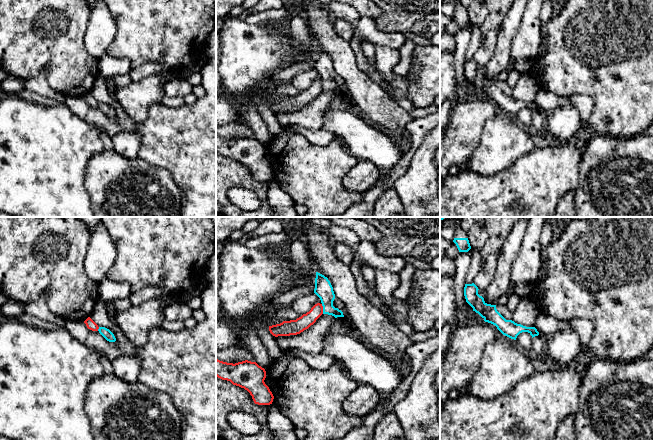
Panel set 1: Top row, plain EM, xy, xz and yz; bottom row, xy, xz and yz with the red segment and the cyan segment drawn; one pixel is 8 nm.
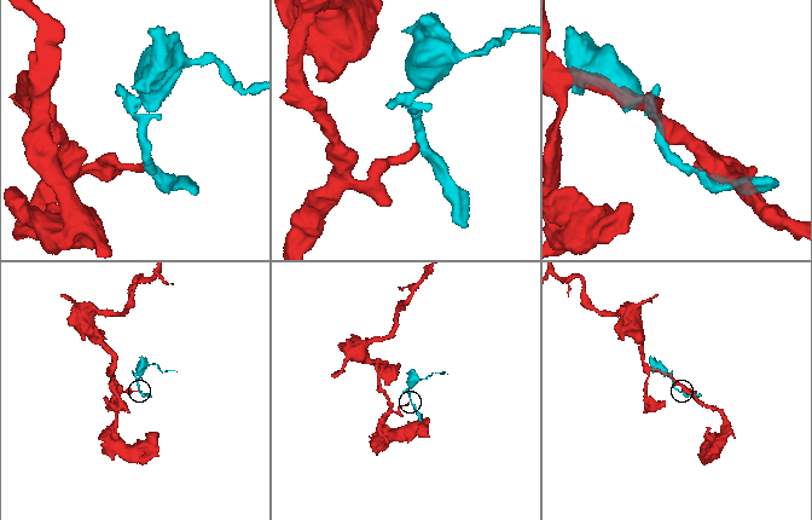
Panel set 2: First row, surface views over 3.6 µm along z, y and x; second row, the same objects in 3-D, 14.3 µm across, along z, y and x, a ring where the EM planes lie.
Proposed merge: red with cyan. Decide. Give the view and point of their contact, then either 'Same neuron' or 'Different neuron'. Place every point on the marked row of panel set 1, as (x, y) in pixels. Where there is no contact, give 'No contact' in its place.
Touches red at xz (322, 309). Different neuron

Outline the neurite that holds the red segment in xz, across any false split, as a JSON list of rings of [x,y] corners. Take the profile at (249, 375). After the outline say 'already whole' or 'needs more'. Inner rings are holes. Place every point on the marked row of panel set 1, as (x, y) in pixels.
[[[216,359],[216,376],[247,390],[255,404],[270,405],[274,396],[265,384],[266,371],[256,362],[248,360],[227,363]]]; already whole

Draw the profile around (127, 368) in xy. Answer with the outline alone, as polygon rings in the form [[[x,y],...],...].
[[[121,356],[111,362],[113,374],[125,382],[138,381],[140,359],[137,356]]]

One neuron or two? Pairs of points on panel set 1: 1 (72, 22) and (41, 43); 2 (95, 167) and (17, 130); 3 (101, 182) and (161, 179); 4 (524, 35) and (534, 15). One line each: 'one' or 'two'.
1: one
2: two
3: one
4: one

